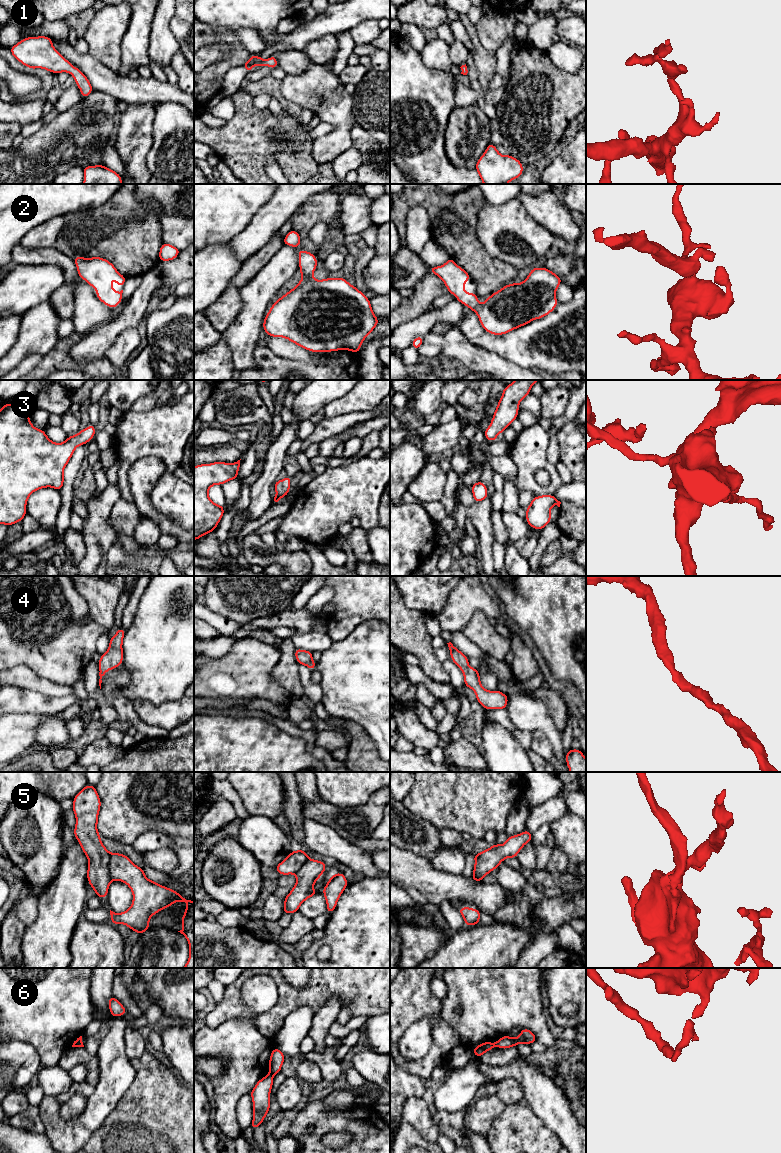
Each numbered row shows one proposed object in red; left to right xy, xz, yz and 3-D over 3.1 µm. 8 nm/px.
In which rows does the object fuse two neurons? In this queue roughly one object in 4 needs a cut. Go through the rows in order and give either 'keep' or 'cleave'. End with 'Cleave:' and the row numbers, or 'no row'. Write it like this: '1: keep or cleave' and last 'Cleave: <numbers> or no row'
1: keep
2: keep
3: keep
4: keep
5: keep
6: cleave
Cleave: 6

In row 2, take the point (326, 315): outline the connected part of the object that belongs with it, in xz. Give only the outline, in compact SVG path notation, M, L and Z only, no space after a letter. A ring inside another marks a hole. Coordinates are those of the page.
M300 250L298 251L298 258L302 279L293 289L274 302L264 318L264 331L268 336L286 338L310 352L349 350L359 353L360 346L365 338L380 322L371 308L370 299L354 285L349 284L346 278L314 279L313 273L318 264L314 254L306 250Z

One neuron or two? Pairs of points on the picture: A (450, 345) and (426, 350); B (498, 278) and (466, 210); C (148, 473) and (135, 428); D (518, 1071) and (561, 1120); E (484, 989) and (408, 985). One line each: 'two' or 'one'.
A: one
B: one
C: two
D: one
E: two

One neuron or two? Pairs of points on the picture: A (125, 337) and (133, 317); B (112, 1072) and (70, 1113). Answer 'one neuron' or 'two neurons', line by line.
A: two neurons
B: two neurons

